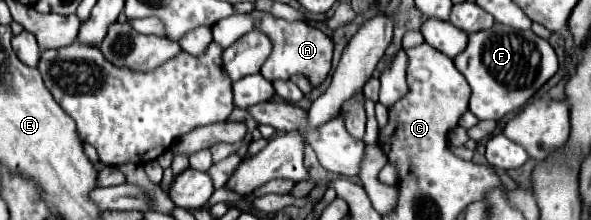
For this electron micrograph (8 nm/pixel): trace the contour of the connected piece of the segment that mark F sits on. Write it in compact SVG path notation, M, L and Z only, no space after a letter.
M501 23L469 35L467 49L459 53L453 63L473 89L469 111L473 111L479 119L493 121L519 111L557 73L559 67L557 55L545 39L537 37L531 29L519 31Z

